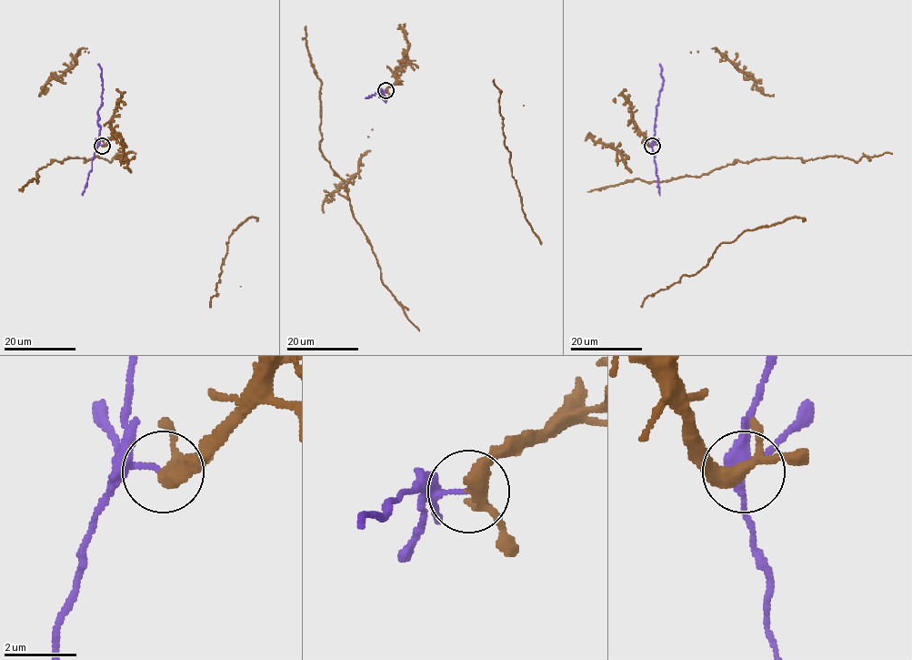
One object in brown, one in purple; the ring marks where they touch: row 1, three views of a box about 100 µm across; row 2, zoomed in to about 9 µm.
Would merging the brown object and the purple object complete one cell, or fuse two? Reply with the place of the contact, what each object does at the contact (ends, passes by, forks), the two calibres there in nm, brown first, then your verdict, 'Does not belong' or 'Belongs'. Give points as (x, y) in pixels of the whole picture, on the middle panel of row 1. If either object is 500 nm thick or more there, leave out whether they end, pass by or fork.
Place: (385, 90). At the ring brown forks. At the ring purple ends. Thickness 300 nm (brown) against 120 nm. Does not belong

